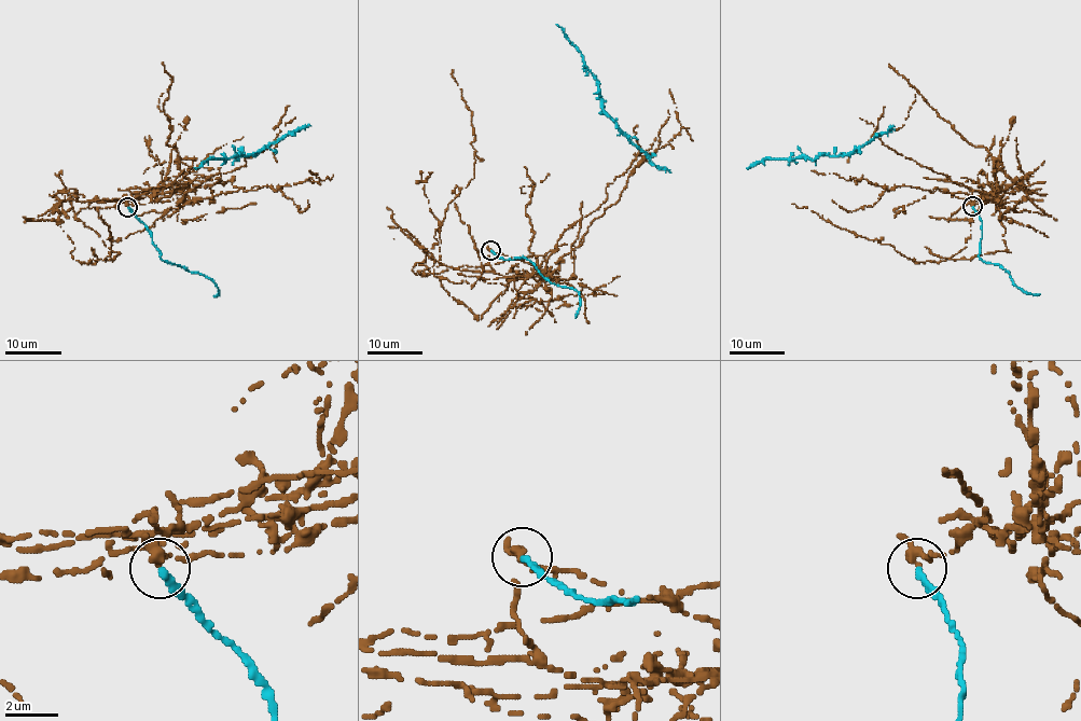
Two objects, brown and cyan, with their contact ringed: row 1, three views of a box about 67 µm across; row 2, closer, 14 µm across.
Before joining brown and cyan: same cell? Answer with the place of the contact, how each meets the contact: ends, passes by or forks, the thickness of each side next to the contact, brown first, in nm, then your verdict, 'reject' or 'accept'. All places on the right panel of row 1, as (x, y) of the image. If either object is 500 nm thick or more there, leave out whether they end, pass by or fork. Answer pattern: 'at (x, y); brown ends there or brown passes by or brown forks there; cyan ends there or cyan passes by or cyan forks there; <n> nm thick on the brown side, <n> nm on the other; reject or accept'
at (972, 206); brown passes by; cyan ends there; 280 nm thick on the brown side, 280 nm on the other; reject

